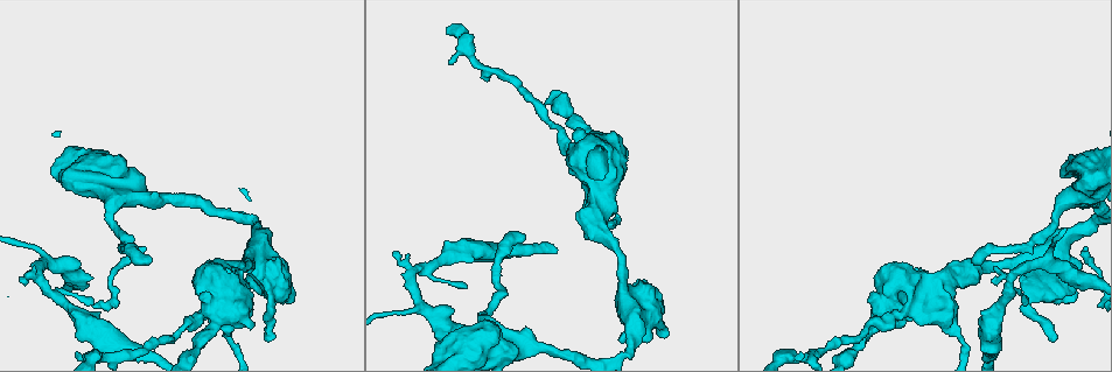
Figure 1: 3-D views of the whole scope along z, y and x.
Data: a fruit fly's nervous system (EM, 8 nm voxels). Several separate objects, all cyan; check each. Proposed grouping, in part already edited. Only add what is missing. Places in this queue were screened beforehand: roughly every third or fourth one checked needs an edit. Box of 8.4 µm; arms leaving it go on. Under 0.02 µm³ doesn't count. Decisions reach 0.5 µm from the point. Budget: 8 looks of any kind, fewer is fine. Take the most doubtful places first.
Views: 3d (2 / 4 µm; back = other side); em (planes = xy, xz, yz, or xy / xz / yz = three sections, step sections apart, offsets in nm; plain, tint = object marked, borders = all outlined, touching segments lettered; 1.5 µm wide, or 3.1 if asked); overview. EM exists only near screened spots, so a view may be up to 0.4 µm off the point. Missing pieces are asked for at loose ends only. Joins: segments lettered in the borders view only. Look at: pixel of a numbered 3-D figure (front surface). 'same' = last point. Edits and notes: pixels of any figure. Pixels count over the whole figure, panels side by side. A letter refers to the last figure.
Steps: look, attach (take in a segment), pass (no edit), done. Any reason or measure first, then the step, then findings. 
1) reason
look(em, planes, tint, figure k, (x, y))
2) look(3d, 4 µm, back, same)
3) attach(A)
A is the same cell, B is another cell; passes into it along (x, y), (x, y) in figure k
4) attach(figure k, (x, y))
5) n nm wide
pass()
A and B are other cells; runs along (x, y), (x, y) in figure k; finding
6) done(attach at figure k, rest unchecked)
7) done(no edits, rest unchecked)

an open end
look(em, planes, tint, figure 1, (21, 280))

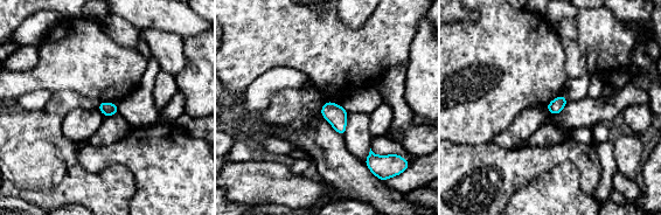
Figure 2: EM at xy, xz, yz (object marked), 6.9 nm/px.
look(em, planes, borders, same)

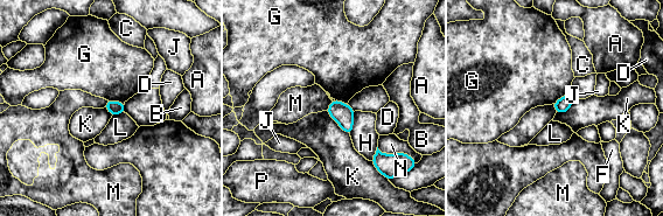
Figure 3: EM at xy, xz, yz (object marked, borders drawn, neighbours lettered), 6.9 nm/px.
K touches over 240 nm
pass()
A, B, C, D, F, G, H, J, K, L, M, N and P are other cells; border along (332, 100), (326, 110) in figure 3; none of them fits

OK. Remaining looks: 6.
free end
look(em, xz, step 4, borders, figure 1, (265, 336))

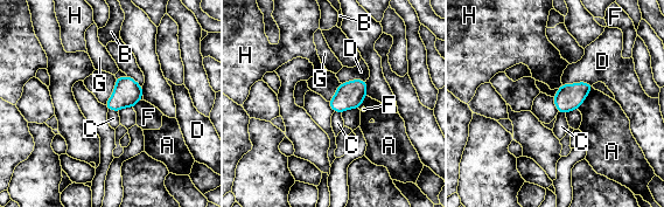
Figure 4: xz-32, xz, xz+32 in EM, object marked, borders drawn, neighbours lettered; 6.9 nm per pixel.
cut it another way
look(em, planes, borders, same)

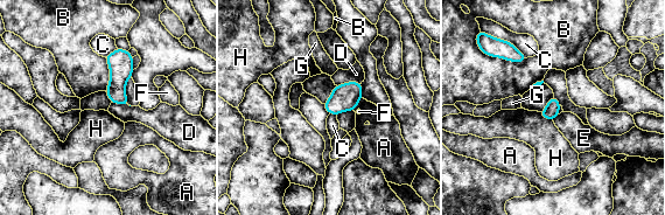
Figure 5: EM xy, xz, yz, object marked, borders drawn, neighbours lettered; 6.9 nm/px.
pass()
A, B, C, D, E, F, G and H are other cells; border along (506, 40), (526, 57) in figure 5; no lettered segment goes on from it

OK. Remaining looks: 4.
an open end
look(em, xy, step 8, borders, figure 1, (1028, 298))

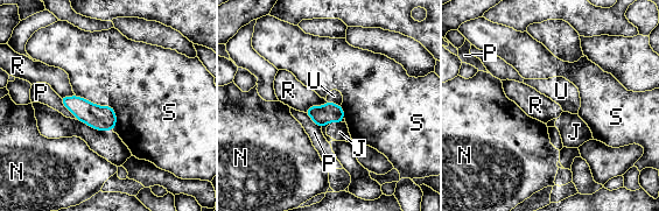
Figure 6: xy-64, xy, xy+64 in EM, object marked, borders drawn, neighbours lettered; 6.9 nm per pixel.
S touches over 360 nm
pass()
J, N, P, R, S and U are other cells; border along (327, 102), (305, 112) in figure 6; no lettered segment goes on from it

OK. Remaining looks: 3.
done(no edits, rest unchecked)

